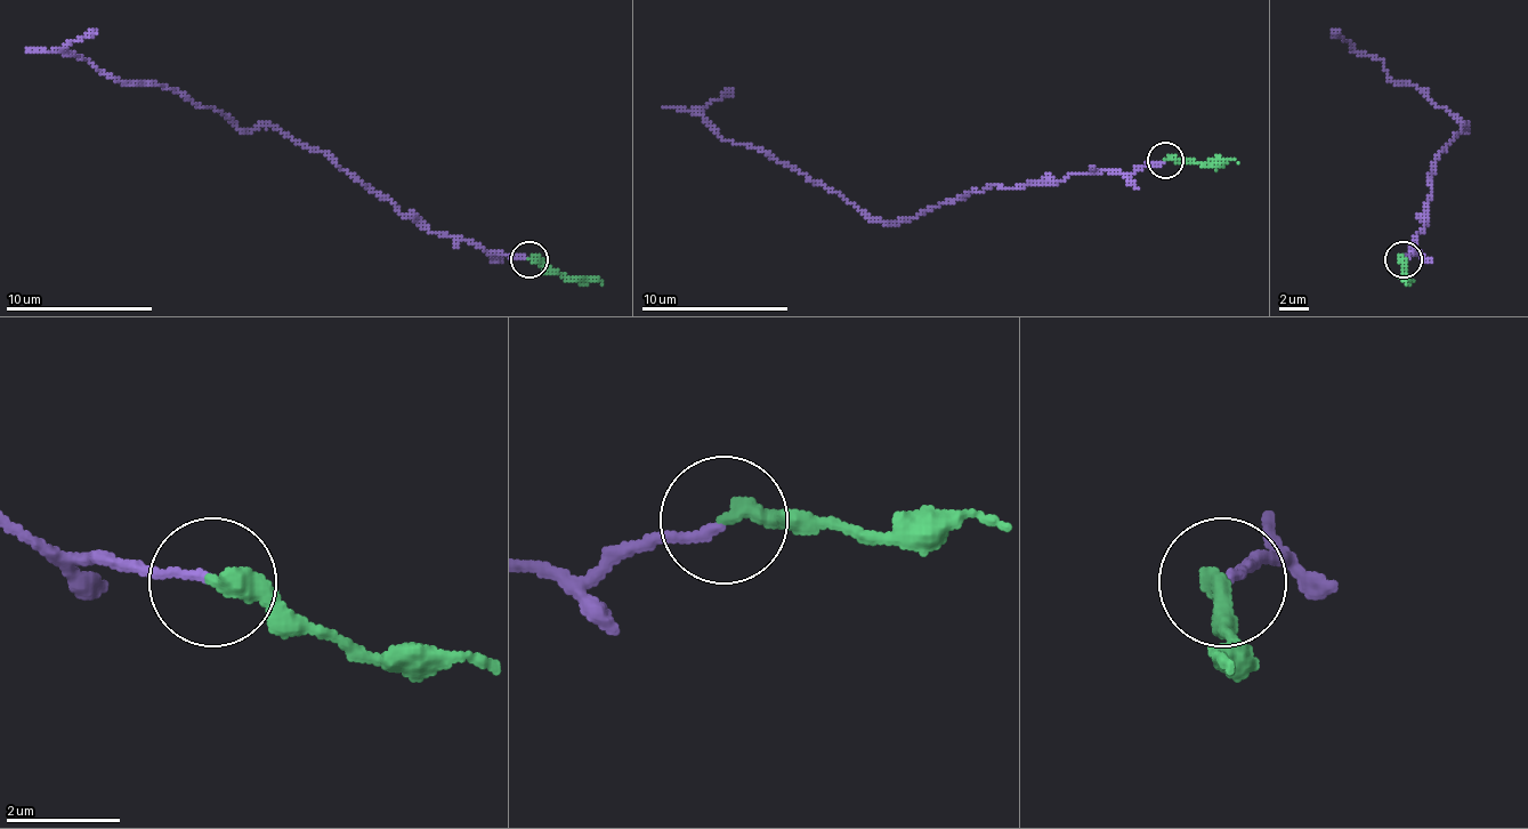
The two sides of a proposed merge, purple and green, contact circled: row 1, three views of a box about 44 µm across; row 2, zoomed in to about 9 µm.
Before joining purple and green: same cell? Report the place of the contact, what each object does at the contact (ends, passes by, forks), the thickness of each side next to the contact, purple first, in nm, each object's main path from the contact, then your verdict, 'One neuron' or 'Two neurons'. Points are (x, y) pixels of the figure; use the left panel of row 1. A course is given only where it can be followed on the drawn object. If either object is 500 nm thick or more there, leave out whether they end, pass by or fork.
Place: (528, 259). At the ring purple ends. At the ring green ends. Thickness 160 nm (purple) against 360 nm. Course of purple: (528, 258), (433, 233), (322, 152), (269, 126), (233, 126), (160, 86), (130, 86), (67, 48), (97, 33). Course of green: (528, 258), (601, 284). One neuron

